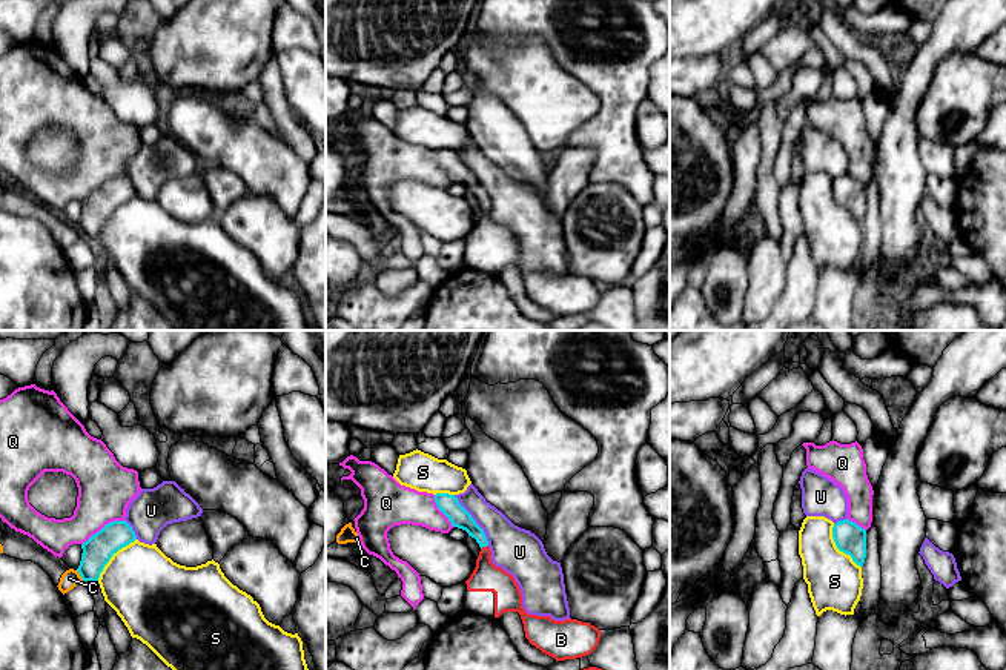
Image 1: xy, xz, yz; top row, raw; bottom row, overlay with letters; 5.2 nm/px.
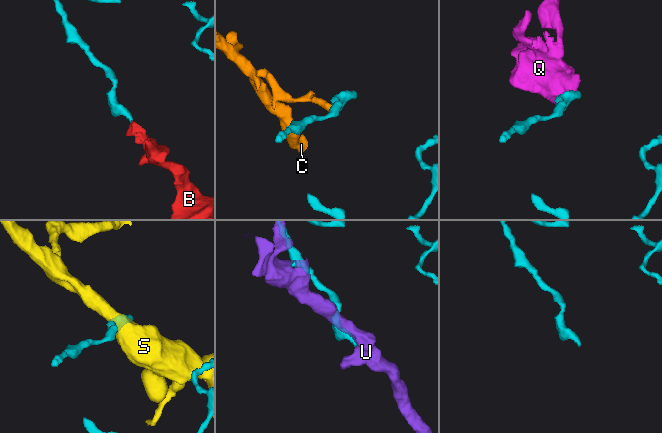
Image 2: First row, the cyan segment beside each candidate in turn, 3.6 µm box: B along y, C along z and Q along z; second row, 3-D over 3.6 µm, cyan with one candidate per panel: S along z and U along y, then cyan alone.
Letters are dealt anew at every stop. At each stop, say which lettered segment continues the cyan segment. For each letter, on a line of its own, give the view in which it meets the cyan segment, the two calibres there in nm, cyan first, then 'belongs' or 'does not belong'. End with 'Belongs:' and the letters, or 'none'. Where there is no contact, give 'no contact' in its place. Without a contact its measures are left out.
B: meets cyan in xz; 100 nm thick on the cyan side, 150 nm on the other; belongs
C: meets cyan in xy; 160 nm thick on the cyan side, 90 nm on the other; does not belong
Q: meets cyan in xy; 160 nm thick on the cyan side, 280 nm on the other; does not belong
S: meets cyan in xy; 160 nm thick on the cyan side, 400 nm on the other; does not belong
U: meets cyan in xz; 110 nm thick on the cyan side, 220 nm on the other; does not belong
Belongs: B

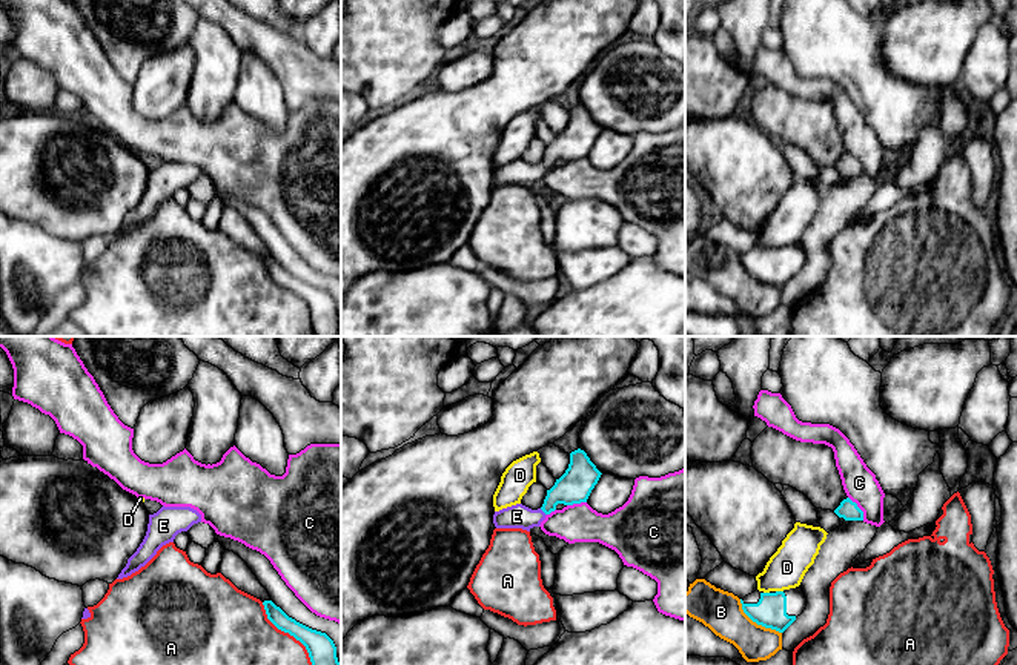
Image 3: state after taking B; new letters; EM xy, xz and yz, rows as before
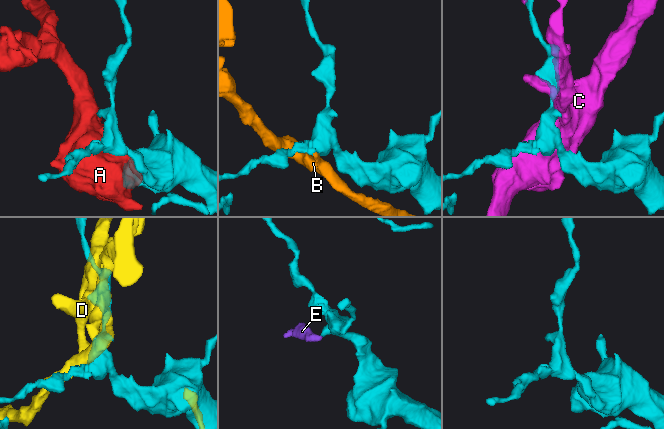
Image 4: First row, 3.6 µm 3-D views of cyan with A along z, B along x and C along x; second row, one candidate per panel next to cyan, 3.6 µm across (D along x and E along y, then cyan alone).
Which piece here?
A: meets cyan in xy; 150 nm thick on the cyan side, 480 nm on the other; does not belong
B: meets cyan in yz; 170 nm thick on the cyan side, 220 nm on the other; does not belong
C: meets cyan in yz; 100 nm thick on the cyan side, 180 nm on the other; does not belong
D: meets cyan in yz; 170 nm thick on the cyan side, 200 nm on the other; does not belong
E: meets cyan in xz; 180 nm thick on the cyan side, 130 nm on the other; belongs
Belongs: E

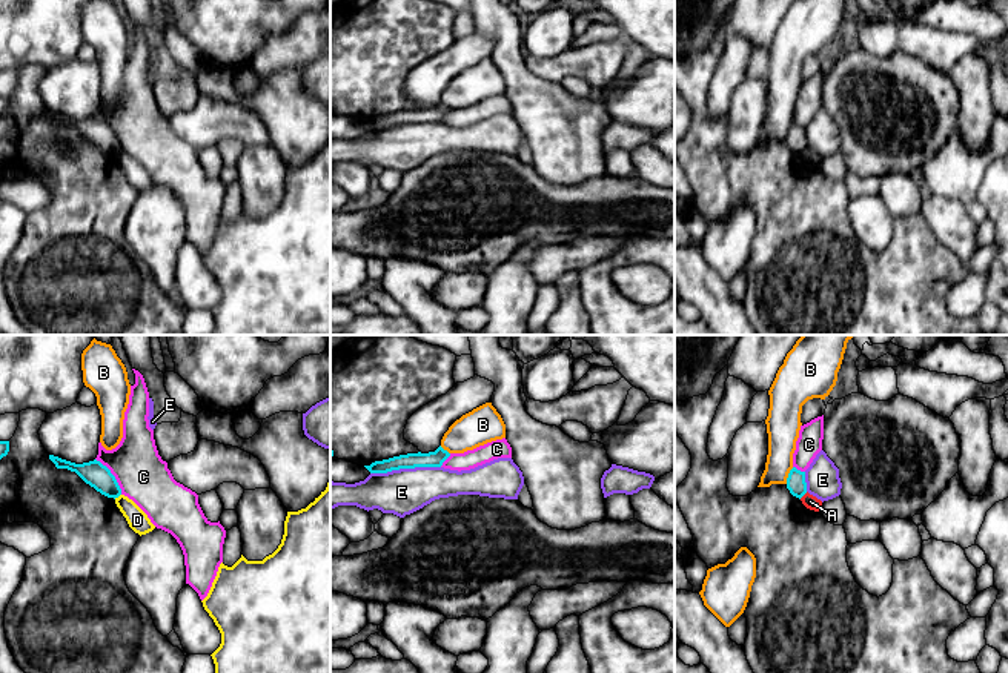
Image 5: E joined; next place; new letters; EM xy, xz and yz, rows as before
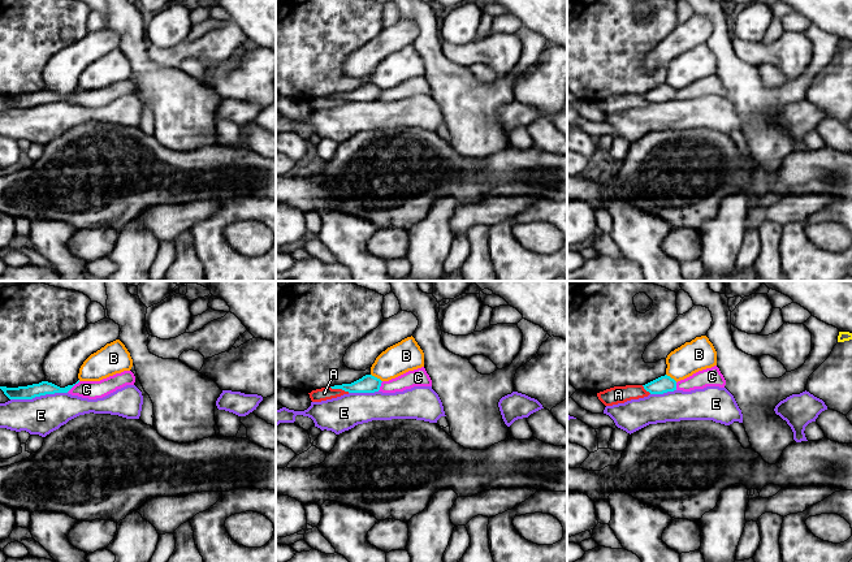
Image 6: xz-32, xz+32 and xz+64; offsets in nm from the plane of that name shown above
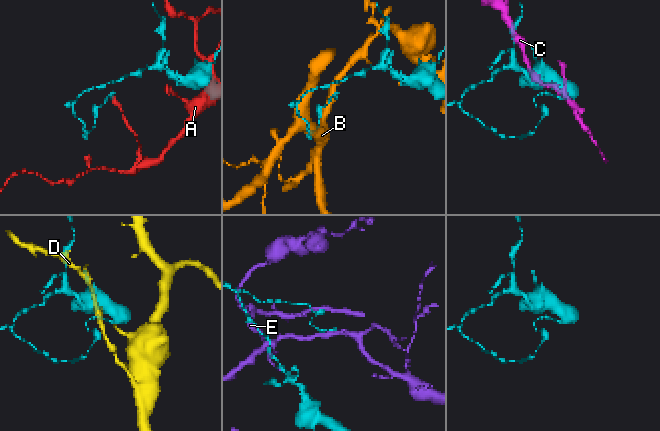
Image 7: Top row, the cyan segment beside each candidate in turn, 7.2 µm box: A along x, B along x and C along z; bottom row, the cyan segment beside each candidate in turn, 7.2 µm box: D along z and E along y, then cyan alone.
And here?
A: meets cyan in yz; 100 nm thick on the cyan side, 70 nm on the other; does not belong
B: meets cyan in yz; 100 nm thick on the cyan side, 170 nm on the other; does not belong
C: meets cyan in xy; 130 nm thick on the cyan side, 280 nm on the other; does not belong
D: meets cyan in xy; 130 nm thick on the cyan side, 110 nm on the other; does not belong
E: meets cyan in xz; 80 nm thick on the cyan side, 240 nm on the other; does not belong
Belongs: none

